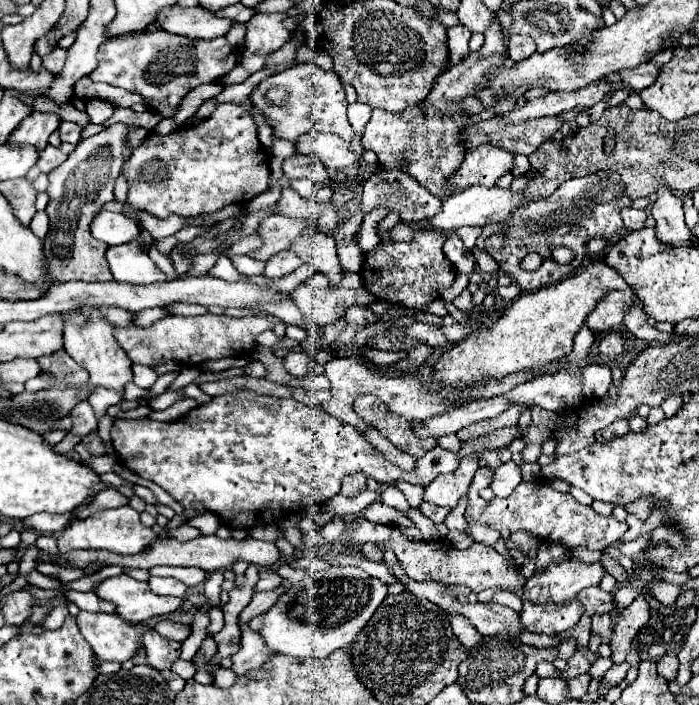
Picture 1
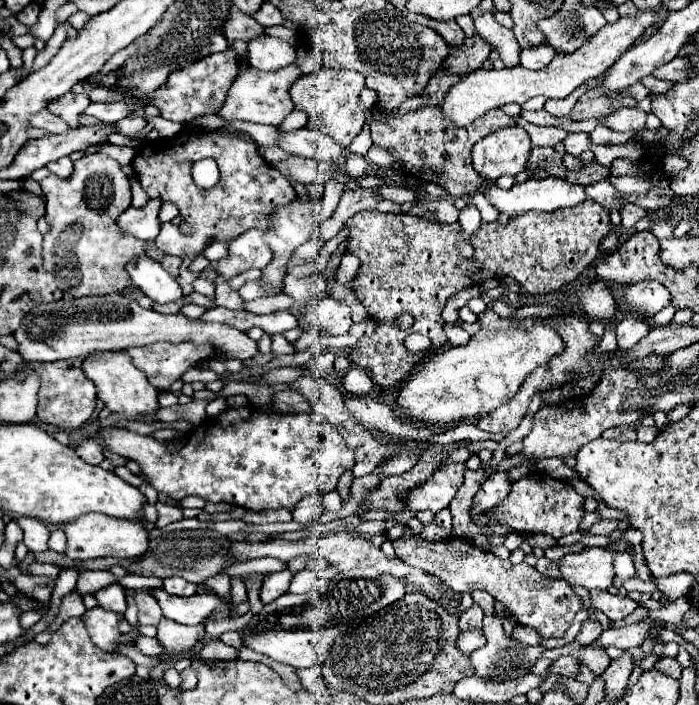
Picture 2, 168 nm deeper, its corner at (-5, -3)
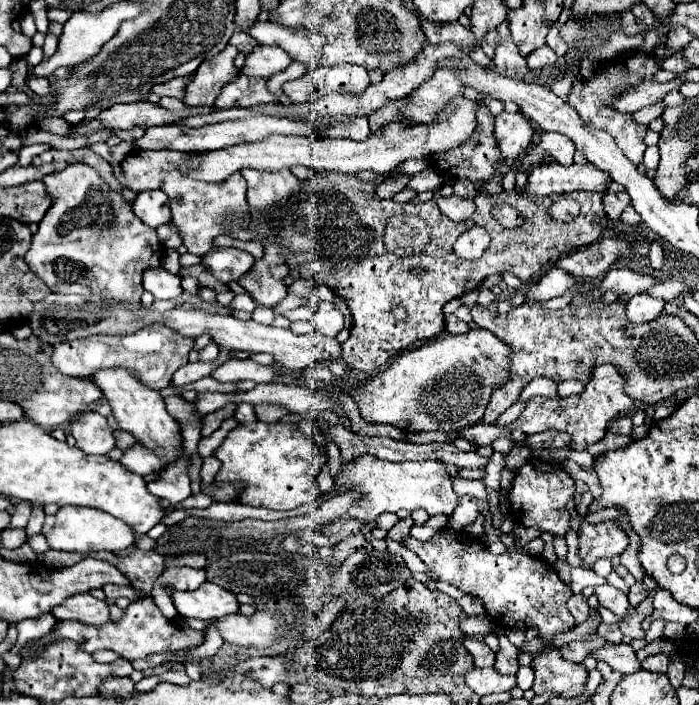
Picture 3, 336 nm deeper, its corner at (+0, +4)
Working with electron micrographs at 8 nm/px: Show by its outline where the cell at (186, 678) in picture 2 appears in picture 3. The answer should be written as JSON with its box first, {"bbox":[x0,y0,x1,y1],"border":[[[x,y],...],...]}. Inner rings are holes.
{"bbox":[159,670,191,686],"border":[[[167,670],[167,672],[159,674],[159,680],[171,682],[171,684],[179,684],[179,686],[187,686],[191,682],[191,678],[183,670]]]}

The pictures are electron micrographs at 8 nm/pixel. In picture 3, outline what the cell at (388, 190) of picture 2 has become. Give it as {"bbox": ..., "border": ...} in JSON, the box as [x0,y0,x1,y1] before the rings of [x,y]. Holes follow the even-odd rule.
{"bbox":[407,168,443,192],"border":[[[425,168],[423,172],[411,176],[411,180],[407,182],[407,188],[415,190],[415,192],[425,192],[425,190],[435,190],[443,184],[441,174],[437,174],[433,168]]]}

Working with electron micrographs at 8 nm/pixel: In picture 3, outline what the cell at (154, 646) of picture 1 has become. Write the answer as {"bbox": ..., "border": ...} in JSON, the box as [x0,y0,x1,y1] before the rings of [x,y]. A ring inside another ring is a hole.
{"bbox":[119,548,165,598],"border":[[[135,548],[129,556],[119,558],[119,570],[129,578],[131,588],[139,590],[143,598],[151,598],[155,580],[161,576],[165,562],[155,552]]]}

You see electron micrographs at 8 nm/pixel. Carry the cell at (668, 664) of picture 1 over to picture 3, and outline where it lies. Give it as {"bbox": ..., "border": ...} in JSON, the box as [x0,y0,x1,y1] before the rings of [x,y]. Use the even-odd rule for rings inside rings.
{"bbox":[641,654,669,672],"border":[[[655,654],[655,656],[645,658],[641,664],[643,664],[643,668],[649,670],[649,672],[667,672],[669,656],[667,656],[667,654]]]}

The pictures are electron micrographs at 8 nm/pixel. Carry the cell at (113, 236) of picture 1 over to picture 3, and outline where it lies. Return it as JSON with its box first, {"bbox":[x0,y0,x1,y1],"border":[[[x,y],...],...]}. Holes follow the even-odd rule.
{"bbox":[131,190,171,228],"border":[[[161,190],[139,192],[137,198],[131,202],[131,210],[137,218],[141,218],[151,228],[171,222],[169,208],[167,208],[167,196]]]}

